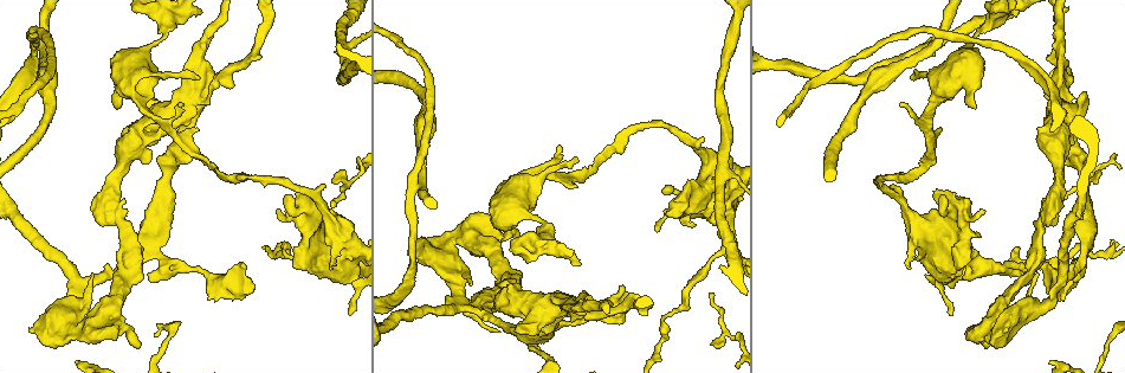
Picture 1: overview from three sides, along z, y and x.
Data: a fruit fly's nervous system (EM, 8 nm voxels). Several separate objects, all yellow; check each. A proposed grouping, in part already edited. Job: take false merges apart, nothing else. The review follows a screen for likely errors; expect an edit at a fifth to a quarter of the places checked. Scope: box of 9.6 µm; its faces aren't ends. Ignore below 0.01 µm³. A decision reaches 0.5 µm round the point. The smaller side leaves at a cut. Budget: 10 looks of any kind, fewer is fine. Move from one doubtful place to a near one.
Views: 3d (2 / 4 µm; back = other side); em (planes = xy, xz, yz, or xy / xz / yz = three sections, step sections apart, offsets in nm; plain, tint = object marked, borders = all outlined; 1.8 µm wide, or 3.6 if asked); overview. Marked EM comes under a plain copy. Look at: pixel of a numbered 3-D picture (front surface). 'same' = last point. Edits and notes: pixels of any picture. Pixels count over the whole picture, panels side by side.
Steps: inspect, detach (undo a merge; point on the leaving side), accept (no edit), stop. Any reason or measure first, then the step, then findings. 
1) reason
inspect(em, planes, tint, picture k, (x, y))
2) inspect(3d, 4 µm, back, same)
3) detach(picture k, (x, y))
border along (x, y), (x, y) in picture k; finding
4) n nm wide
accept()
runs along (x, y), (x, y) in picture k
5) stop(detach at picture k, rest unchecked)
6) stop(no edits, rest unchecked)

two arms in line, one across
inspect(em, 3.6 µm, xy, step 8, tint, picture 1, (347, 46))

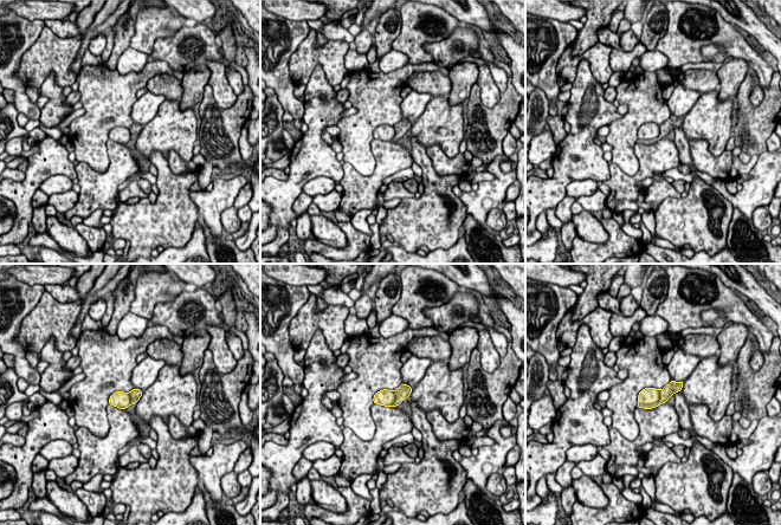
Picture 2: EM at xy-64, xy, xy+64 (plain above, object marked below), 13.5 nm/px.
another direction
inspect(em, 3.6 µm, planes, tint, same)

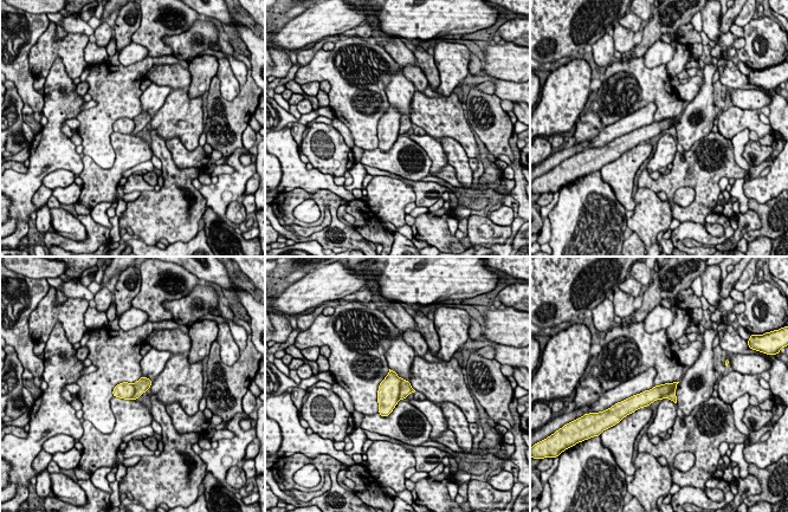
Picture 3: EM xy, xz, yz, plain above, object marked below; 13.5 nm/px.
detach(picture 3, (388, 390))
the part that leaves runs along (673, 386), (643, 400), (631, 400) in picture 3; a second cell is stuck on

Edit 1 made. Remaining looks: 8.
looks like a crossing
inspect(em, planes, tint, picture 1, (36, 33))

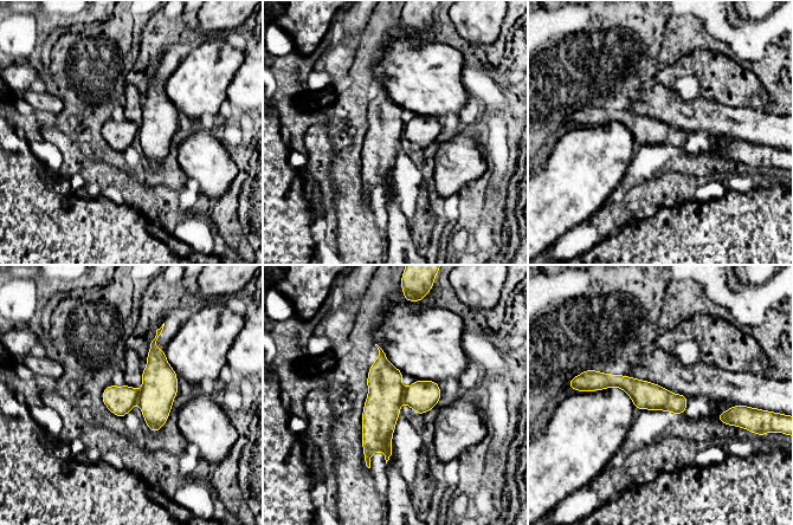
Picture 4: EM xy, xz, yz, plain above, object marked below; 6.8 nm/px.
detach(picture 4, (381, 409))
the part that leaves runs along (381, 355), (381, 410), (367, 458) in picture 4; a second cell is stuck on

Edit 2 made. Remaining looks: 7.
sudden change in width
inspect(3d, 2 µm, picture 1, (550, 244))

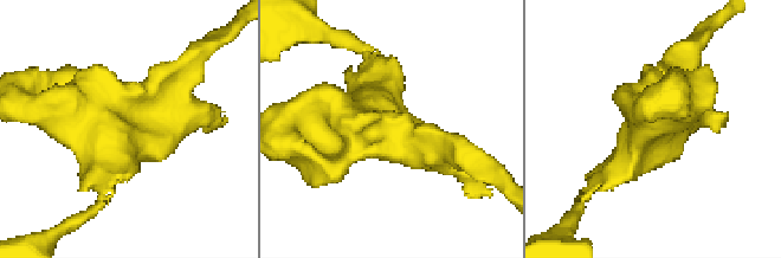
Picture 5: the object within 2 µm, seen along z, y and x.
inspect(em, yz, step 4, tint, picture 5, (111, 129))

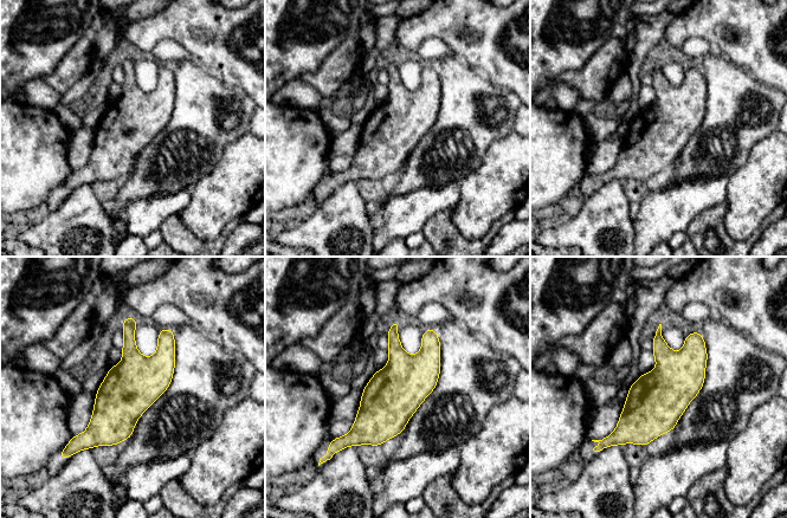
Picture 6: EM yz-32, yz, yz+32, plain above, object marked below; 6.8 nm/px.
cut it another way
inspect(em, planes, tint, same)

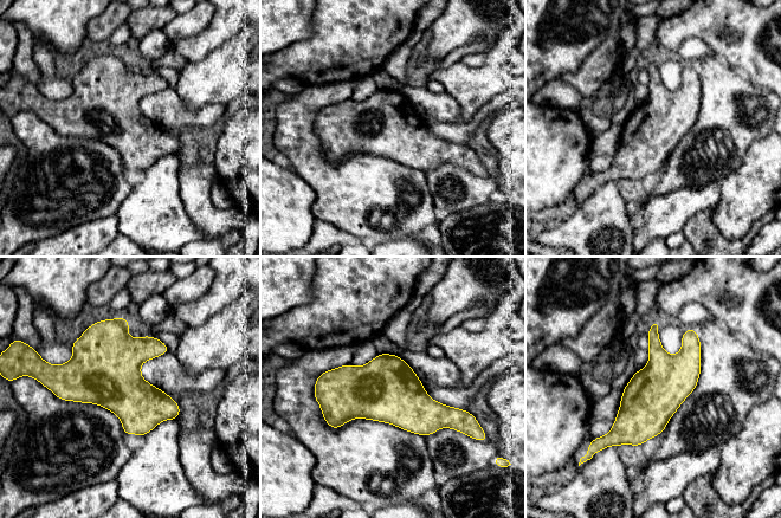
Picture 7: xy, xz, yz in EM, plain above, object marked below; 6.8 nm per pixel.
380 nm wide
accept()
all the same cell

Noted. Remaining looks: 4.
sudden change in width
inspect(em, 3.6 µm, planes, tint, picture 1, (192, 103))

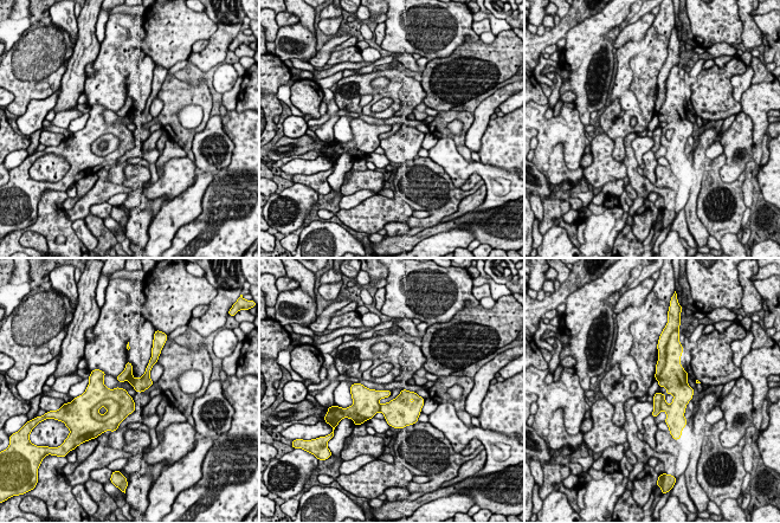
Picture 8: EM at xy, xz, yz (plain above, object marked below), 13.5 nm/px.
detach(picture 8, (96, 391))
border along (120, 405), (102, 399), (90, 409) in picture 8; two cells meet here

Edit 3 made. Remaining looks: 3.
stop(detach at picture 3, detach at picture 4, detach at picture 8, rest unchecked)

